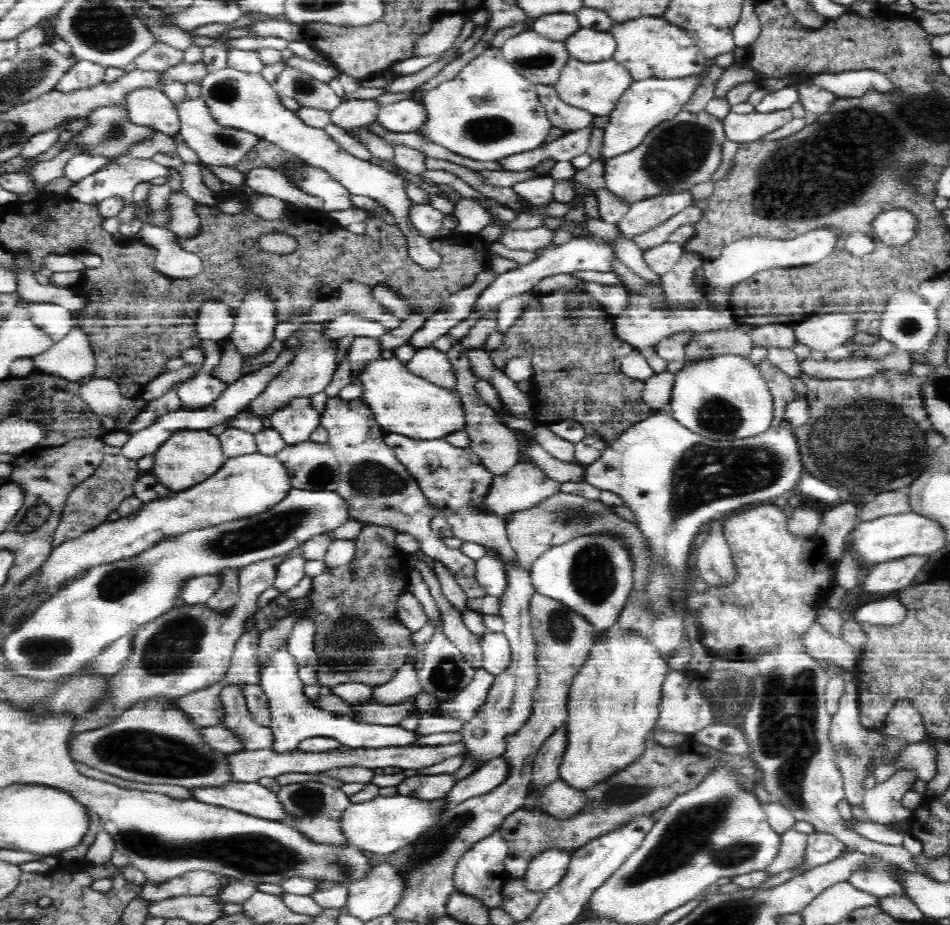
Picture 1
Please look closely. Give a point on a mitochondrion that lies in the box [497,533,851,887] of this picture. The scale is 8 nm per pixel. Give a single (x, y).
(787, 735)

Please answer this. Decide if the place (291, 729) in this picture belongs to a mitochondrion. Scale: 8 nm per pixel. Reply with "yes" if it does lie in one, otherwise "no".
no

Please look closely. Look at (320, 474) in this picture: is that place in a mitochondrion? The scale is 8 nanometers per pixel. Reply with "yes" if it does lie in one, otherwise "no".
yes

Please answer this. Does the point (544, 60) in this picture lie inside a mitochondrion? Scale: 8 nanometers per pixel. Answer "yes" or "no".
yes

